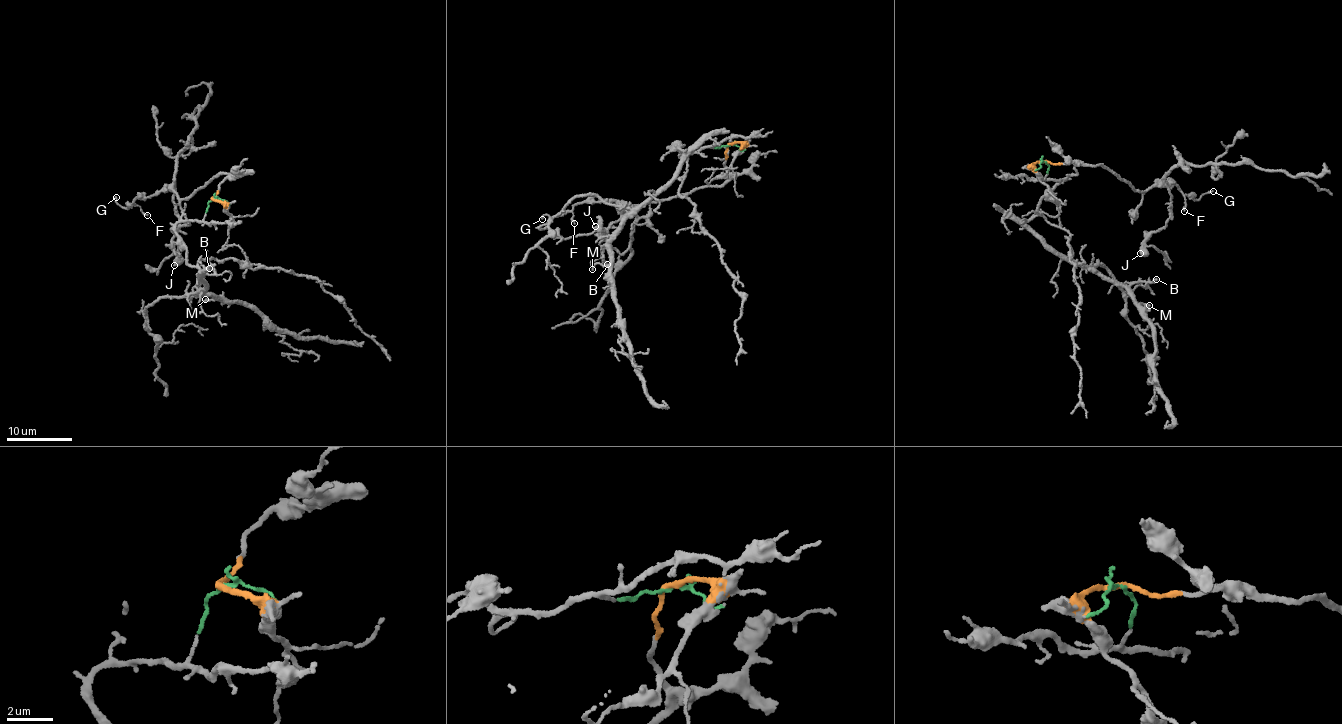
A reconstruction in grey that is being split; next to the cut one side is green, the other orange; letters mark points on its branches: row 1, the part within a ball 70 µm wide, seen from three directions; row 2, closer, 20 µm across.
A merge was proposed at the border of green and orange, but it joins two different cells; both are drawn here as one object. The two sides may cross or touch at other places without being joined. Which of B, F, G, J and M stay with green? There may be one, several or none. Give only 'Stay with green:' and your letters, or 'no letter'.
Stay with green: B, M

